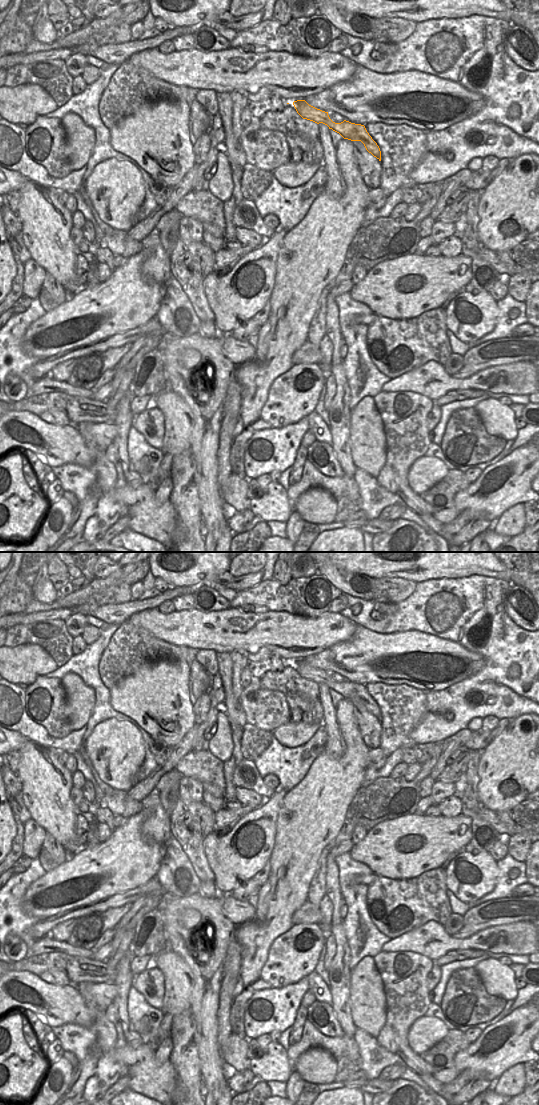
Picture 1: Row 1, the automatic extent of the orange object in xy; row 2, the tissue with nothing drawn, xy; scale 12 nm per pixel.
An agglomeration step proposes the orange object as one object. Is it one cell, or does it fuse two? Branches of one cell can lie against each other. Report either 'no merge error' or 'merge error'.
no merge error

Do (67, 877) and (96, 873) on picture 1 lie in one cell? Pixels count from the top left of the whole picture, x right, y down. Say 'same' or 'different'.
same

